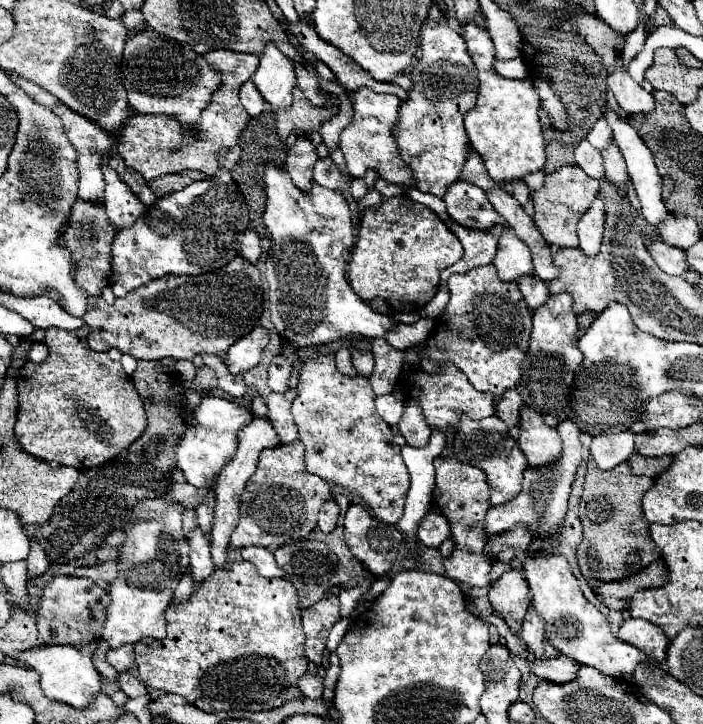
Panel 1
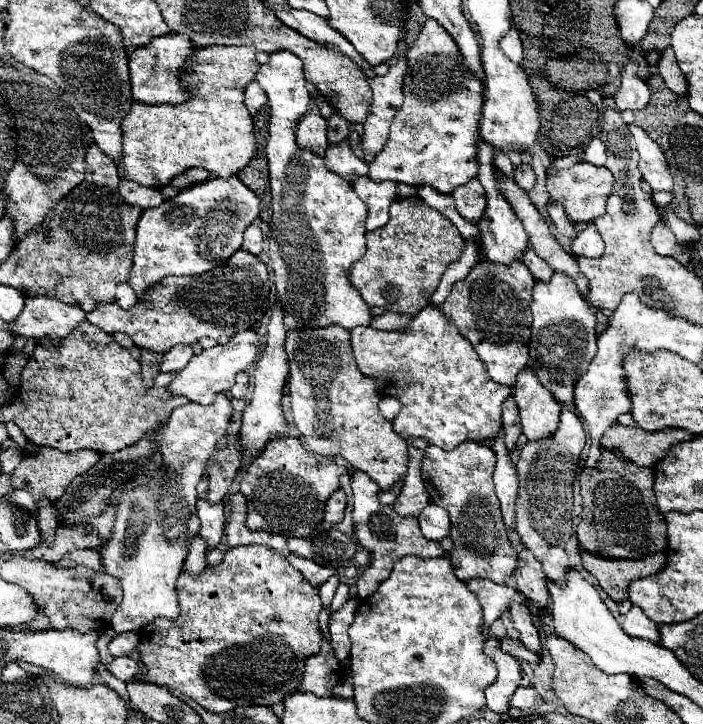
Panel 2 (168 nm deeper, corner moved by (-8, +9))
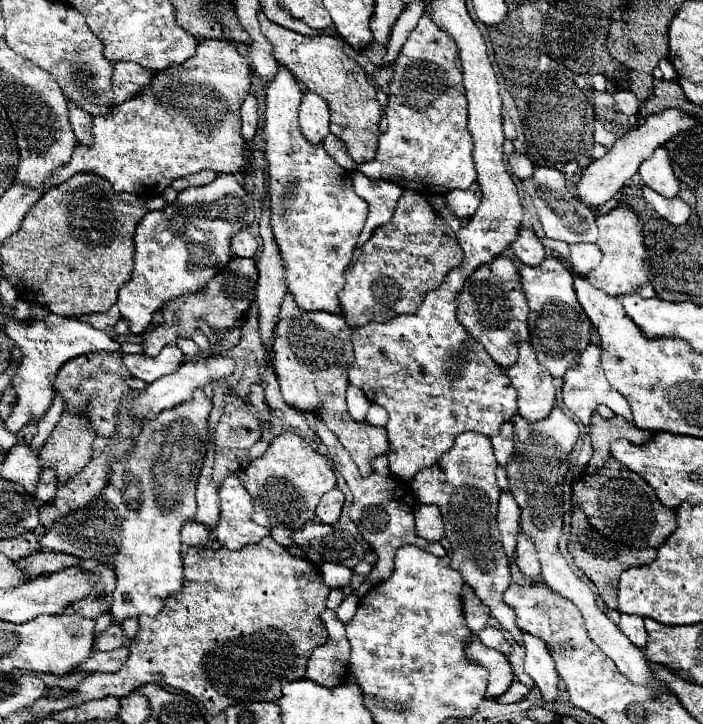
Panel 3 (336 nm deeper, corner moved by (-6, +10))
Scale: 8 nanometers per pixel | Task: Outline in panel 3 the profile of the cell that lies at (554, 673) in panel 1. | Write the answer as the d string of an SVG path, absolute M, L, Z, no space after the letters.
M484 627L480 633L478 633L478 639L486 645L486 647L494 647L498 651L502 651L504 655L510 653L510 643L504 639L502 631L500 629L494 629L494 627Z

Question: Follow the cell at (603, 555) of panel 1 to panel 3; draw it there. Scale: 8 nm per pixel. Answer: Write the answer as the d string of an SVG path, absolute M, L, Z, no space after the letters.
M608 459L594 477L582 477L572 487L572 501L586 509L586 517L600 533L634 549L658 549L676 529L676 511L660 505L654 489L616 459Z

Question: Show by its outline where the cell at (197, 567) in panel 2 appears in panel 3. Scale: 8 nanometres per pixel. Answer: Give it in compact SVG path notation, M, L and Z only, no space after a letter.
M190 519L182 527L182 543L188 543L192 547L204 547L204 543L208 543L208 539L210 539L210 529L204 523Z

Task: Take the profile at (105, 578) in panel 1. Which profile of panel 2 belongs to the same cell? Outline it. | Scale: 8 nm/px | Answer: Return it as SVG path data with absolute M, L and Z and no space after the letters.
M78 550L78 552L70 552L66 554L60 562L56 562L62 568L70 568L70 566L86 566L92 570L104 570L102 566L102 556L98 550Z

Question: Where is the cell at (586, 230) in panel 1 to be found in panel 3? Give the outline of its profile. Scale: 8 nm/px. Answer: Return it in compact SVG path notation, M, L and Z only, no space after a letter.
M574 243L570 245L570 269L578 277L586 277L590 271L600 265L602 253L594 243Z

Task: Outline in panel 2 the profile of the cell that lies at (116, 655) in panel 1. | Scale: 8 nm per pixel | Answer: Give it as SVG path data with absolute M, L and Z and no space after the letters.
M126 632L126 634L118 634L110 644L108 644L108 650L112 656L130 656L136 646L138 646L140 638L136 632Z

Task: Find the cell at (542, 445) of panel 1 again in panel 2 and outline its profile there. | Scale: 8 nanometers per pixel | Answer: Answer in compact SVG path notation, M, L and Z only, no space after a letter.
M530 368L518 374L514 386L514 400L520 408L522 432L536 442L552 436L560 424L562 406L550 398L550 392L538 382Z

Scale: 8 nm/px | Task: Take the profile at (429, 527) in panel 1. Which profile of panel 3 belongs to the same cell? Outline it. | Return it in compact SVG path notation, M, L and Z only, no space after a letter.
M418 505L414 511L416 533L428 541L440 541L444 537L444 523L436 505Z

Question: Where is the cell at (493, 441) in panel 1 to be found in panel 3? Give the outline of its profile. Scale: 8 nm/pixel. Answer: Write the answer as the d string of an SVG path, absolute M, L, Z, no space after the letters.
M510 493L500 495L498 505L498 529L502 539L502 549L510 561L516 559L516 535L520 531L520 507Z

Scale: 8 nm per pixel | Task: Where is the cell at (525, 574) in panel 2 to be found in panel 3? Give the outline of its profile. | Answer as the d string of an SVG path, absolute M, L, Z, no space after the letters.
M518 533L518 545L516 545L516 565L528 577L532 583L540 579L540 563L534 543L528 539L526 533Z

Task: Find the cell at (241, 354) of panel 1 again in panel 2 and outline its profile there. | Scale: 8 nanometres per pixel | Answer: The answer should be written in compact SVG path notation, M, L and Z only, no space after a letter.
M246 330L246 332L238 332L236 336L230 338L230 342L226 346L214 346L210 350L204 350L202 354L194 356L190 360L190 364L178 372L176 380L168 386L174 394L182 394L186 398L190 398L192 402L200 402L200 404L210 404L214 402L212 396L220 394L220 392L228 392L234 386L234 378L238 372L246 370L250 364L254 364L258 360L258 354L262 352L262 336L258 334L258 330Z

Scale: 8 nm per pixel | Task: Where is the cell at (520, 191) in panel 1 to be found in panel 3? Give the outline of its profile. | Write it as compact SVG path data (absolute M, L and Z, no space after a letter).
M512 153L508 157L508 165L512 169L512 173L518 177L518 179L528 179L532 177L532 171L534 171L534 165L530 163L530 159L524 155L524 153Z

